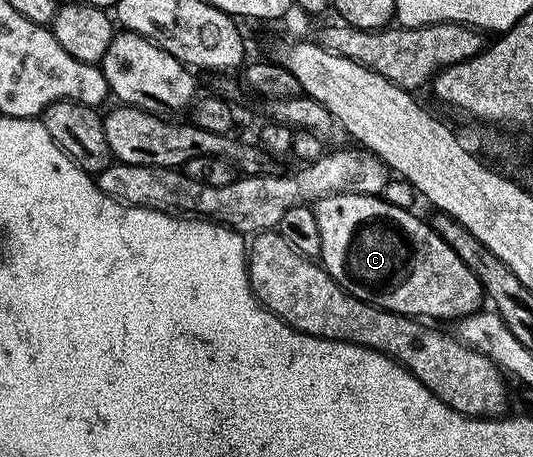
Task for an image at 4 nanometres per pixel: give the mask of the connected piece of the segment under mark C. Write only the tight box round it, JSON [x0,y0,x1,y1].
[312,194,485,322]

